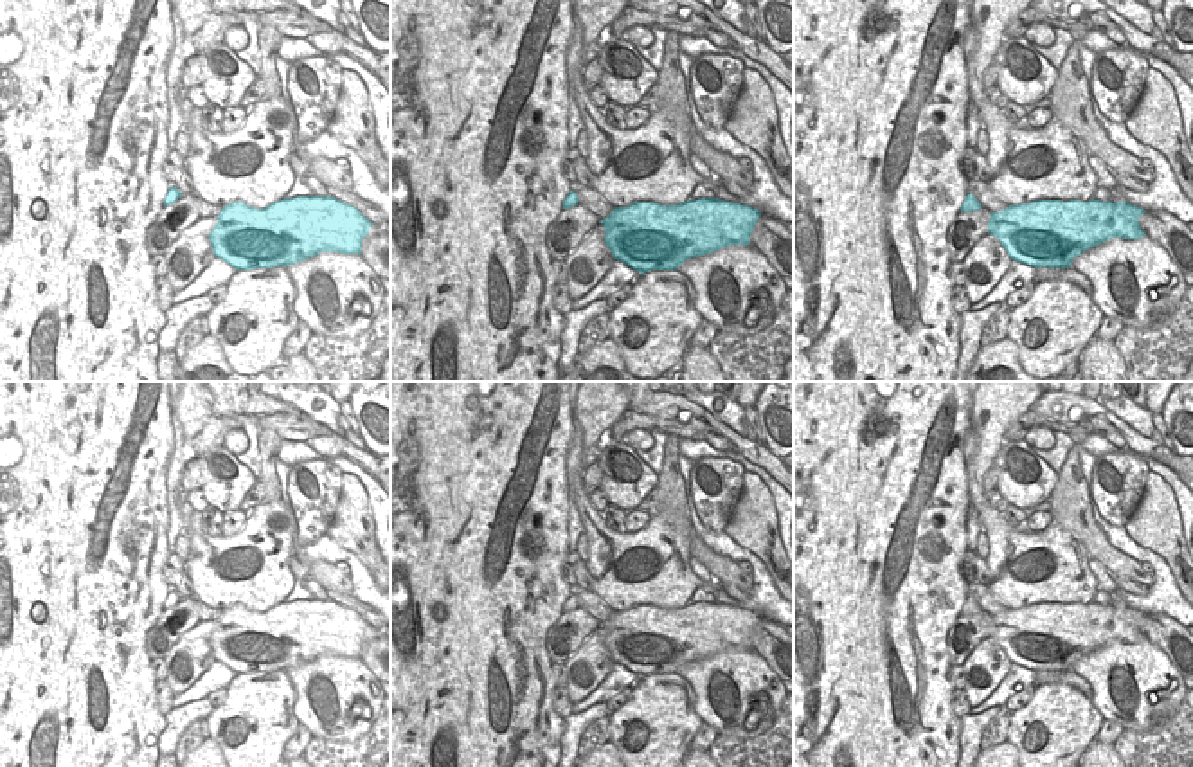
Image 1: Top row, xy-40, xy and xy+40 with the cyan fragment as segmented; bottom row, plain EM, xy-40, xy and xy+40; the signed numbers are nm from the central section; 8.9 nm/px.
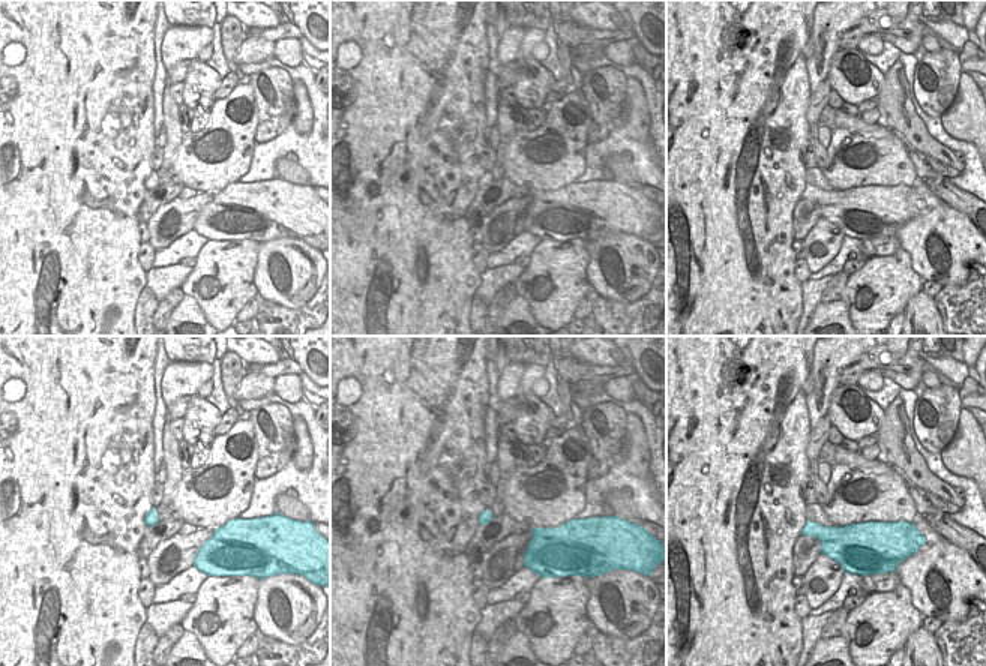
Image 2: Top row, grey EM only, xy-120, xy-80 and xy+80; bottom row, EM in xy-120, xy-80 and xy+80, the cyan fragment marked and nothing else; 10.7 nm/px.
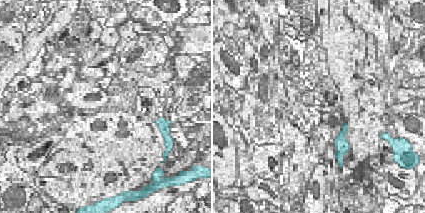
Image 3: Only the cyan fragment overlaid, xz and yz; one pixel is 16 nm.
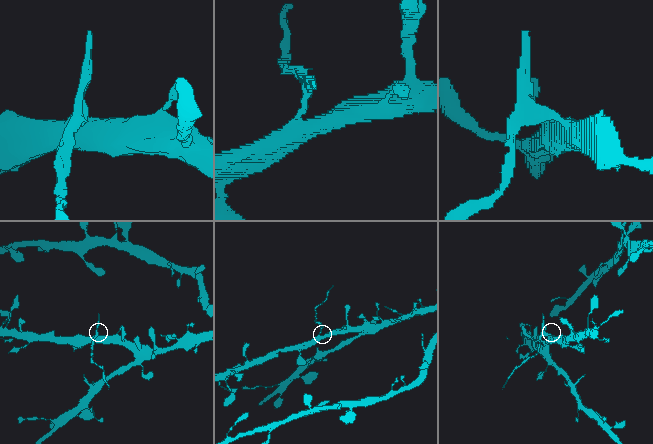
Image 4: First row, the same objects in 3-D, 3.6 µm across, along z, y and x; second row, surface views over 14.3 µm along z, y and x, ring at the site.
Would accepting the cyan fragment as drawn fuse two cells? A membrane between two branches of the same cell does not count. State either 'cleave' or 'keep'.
cleave

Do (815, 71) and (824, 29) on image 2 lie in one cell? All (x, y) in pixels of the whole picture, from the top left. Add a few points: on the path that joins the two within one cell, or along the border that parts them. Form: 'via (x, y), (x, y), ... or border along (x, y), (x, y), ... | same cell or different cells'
via (817, 60), (824, 39) | same cell

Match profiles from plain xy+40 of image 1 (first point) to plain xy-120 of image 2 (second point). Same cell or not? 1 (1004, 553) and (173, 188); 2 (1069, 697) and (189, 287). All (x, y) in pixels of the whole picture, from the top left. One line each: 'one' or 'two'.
1: two
2: one

